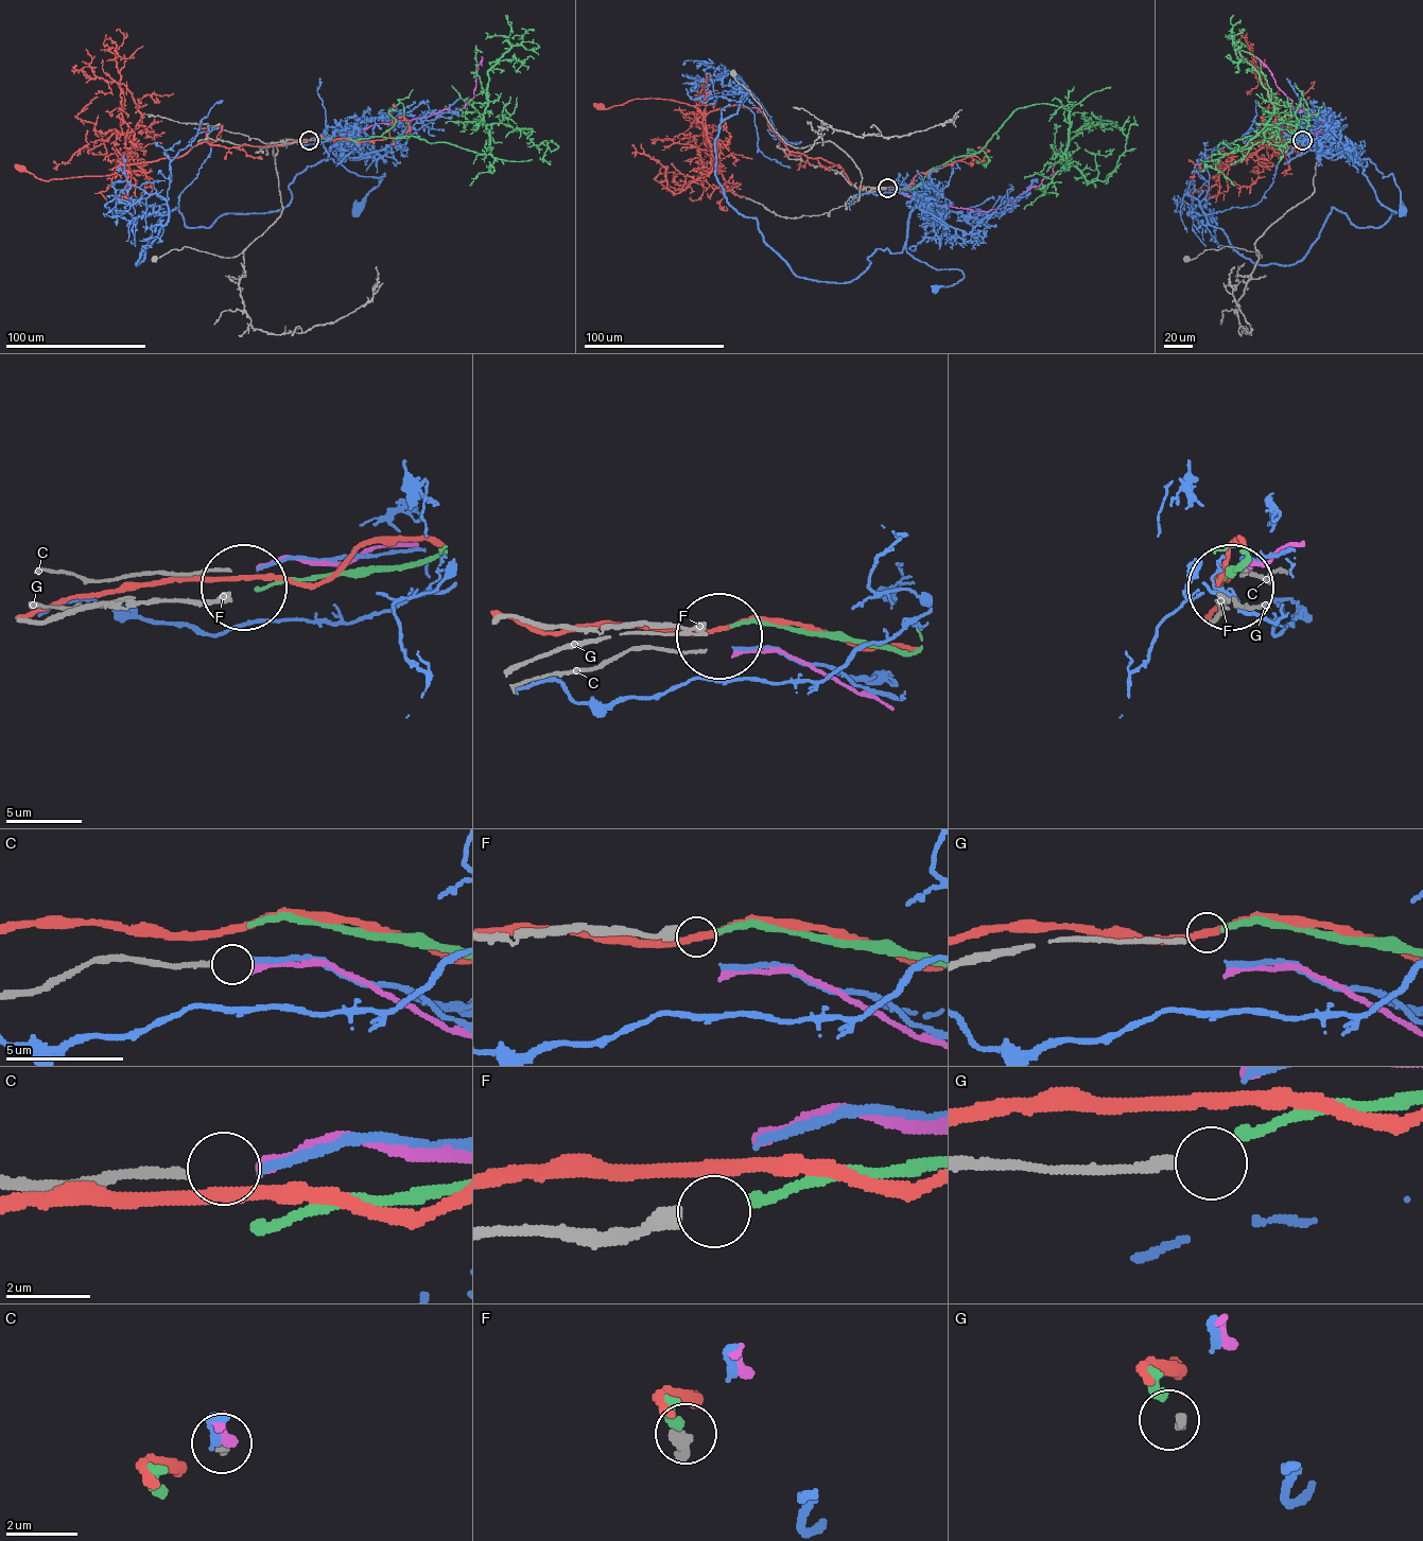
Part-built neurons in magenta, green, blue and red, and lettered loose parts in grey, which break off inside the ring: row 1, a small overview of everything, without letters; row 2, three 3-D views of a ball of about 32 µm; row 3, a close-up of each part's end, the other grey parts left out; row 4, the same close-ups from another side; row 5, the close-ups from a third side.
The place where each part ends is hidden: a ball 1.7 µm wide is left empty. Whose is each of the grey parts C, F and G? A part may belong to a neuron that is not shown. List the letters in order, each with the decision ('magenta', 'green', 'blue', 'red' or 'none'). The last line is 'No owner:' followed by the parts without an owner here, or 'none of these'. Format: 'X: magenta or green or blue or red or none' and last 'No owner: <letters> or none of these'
C: blue
F: green
G: none
No owner: G

